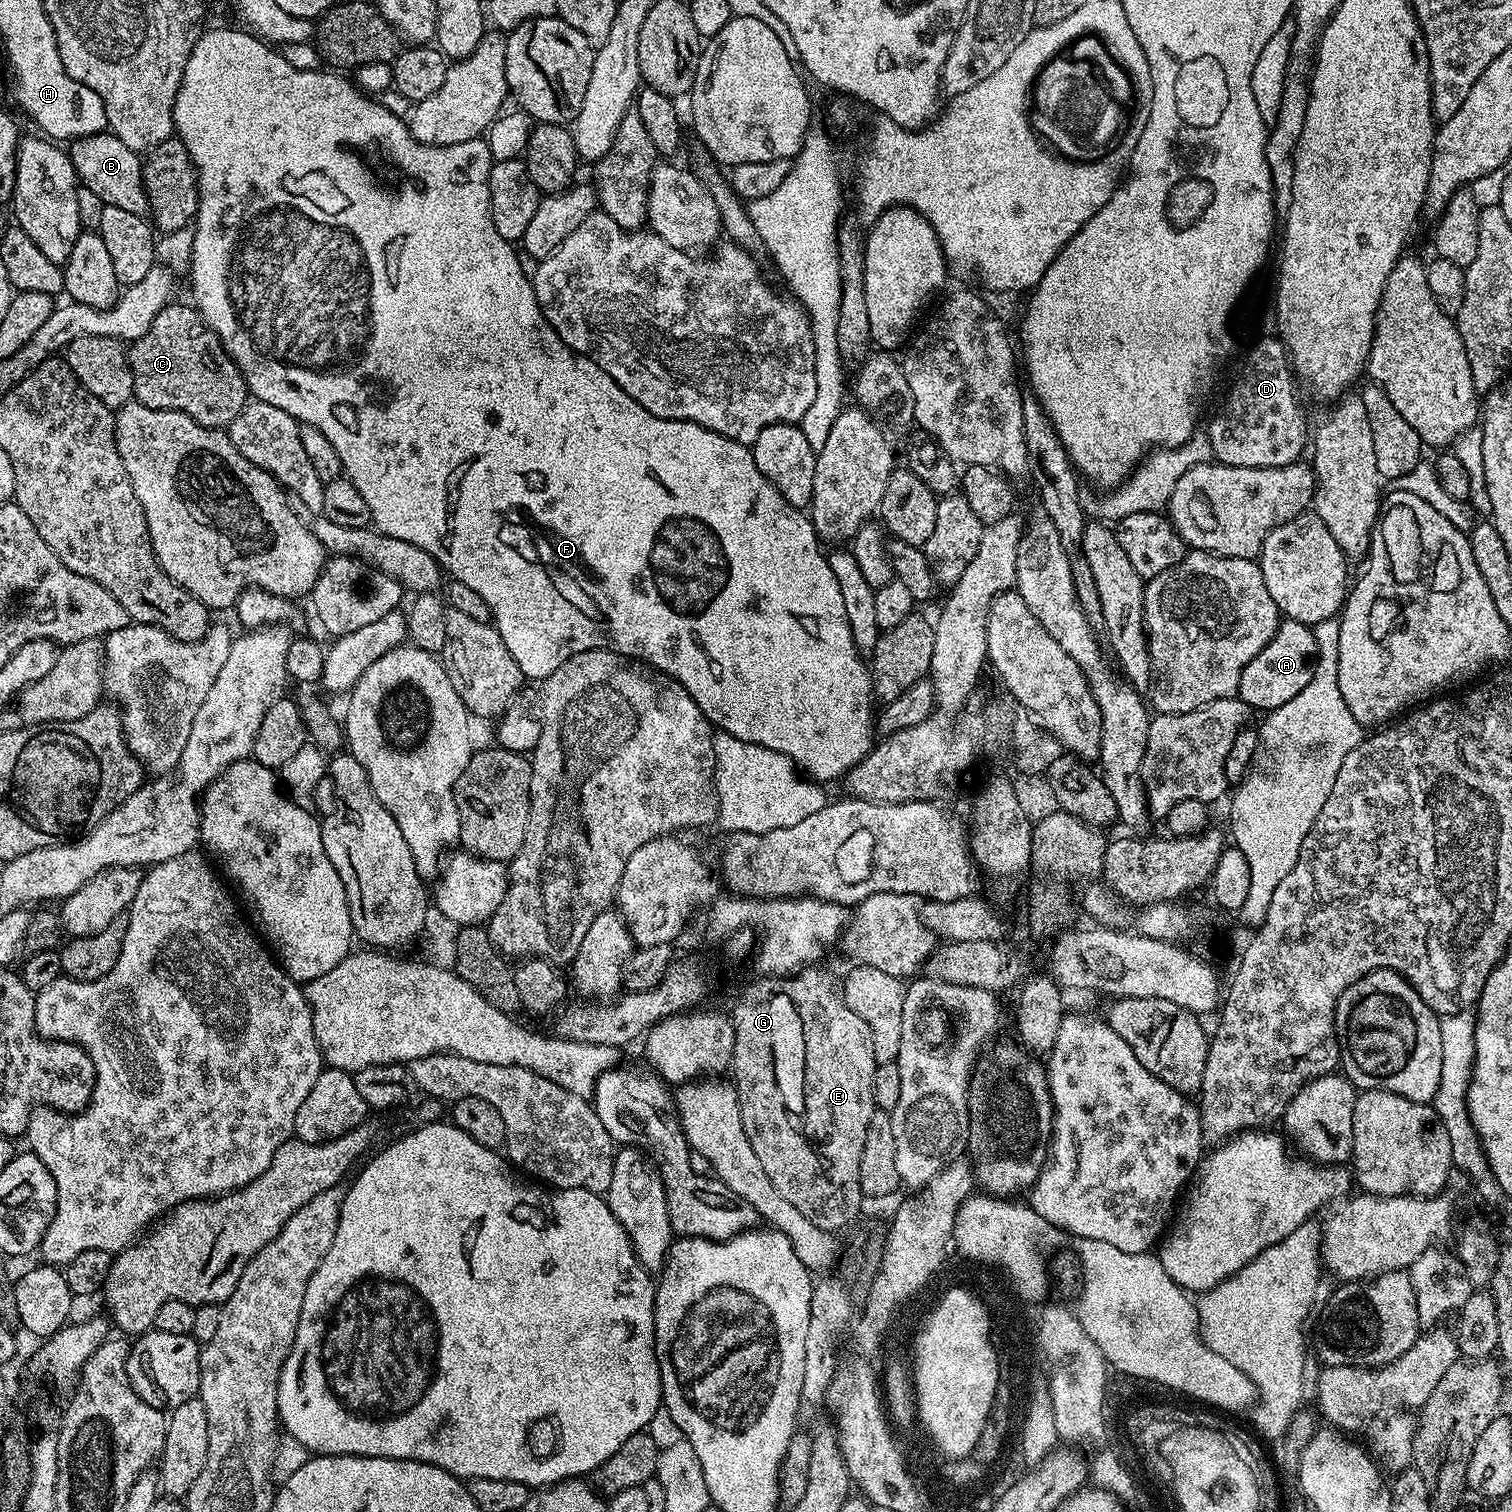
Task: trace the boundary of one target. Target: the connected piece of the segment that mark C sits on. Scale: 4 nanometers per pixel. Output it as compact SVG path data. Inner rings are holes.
M169 302L158 314L158 318L154 318L150 330L146 330L142 338L131 341L128 348L135 399L148 408L174 410L186 414L194 418L194 422L207 428L227 429L228 425L234 422L234 418L238 418L245 404L249 403L248 383L230 358L228 351L222 346L216 331L204 321L199 311L191 303L188 303L189 305L176 303Z

